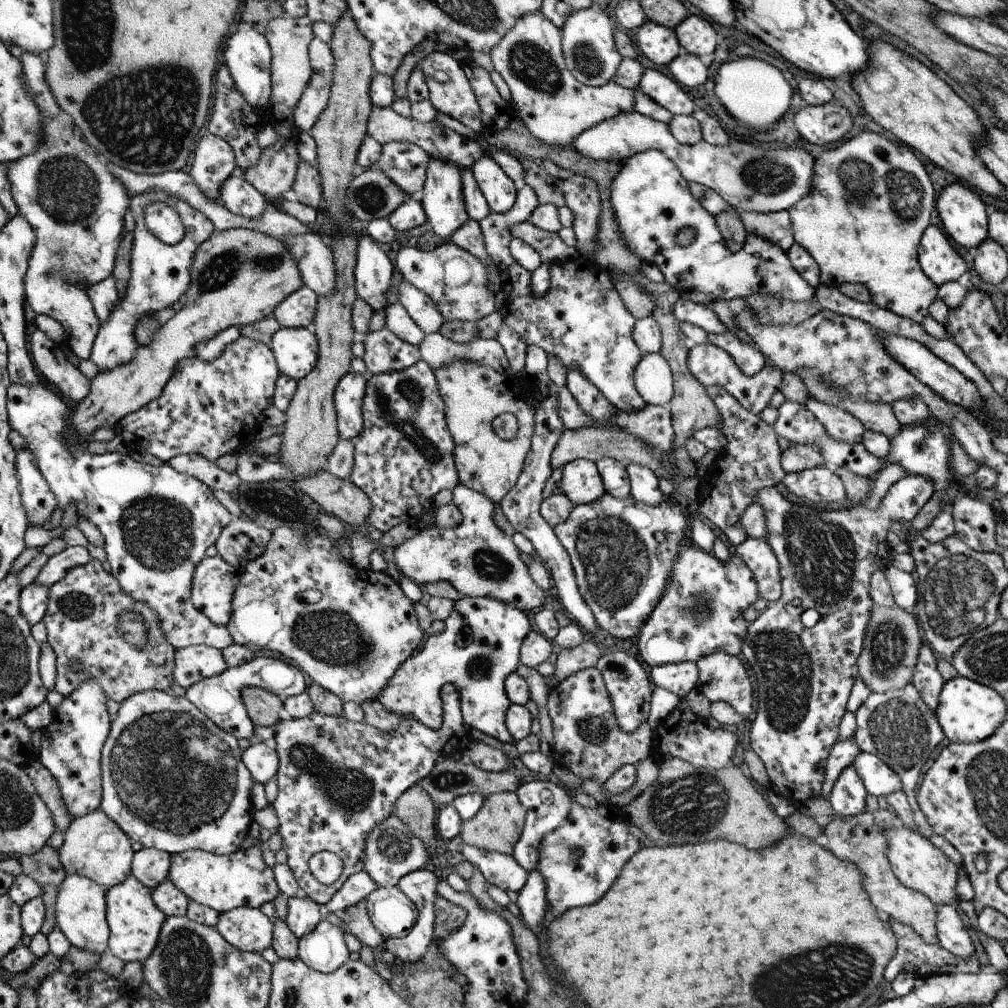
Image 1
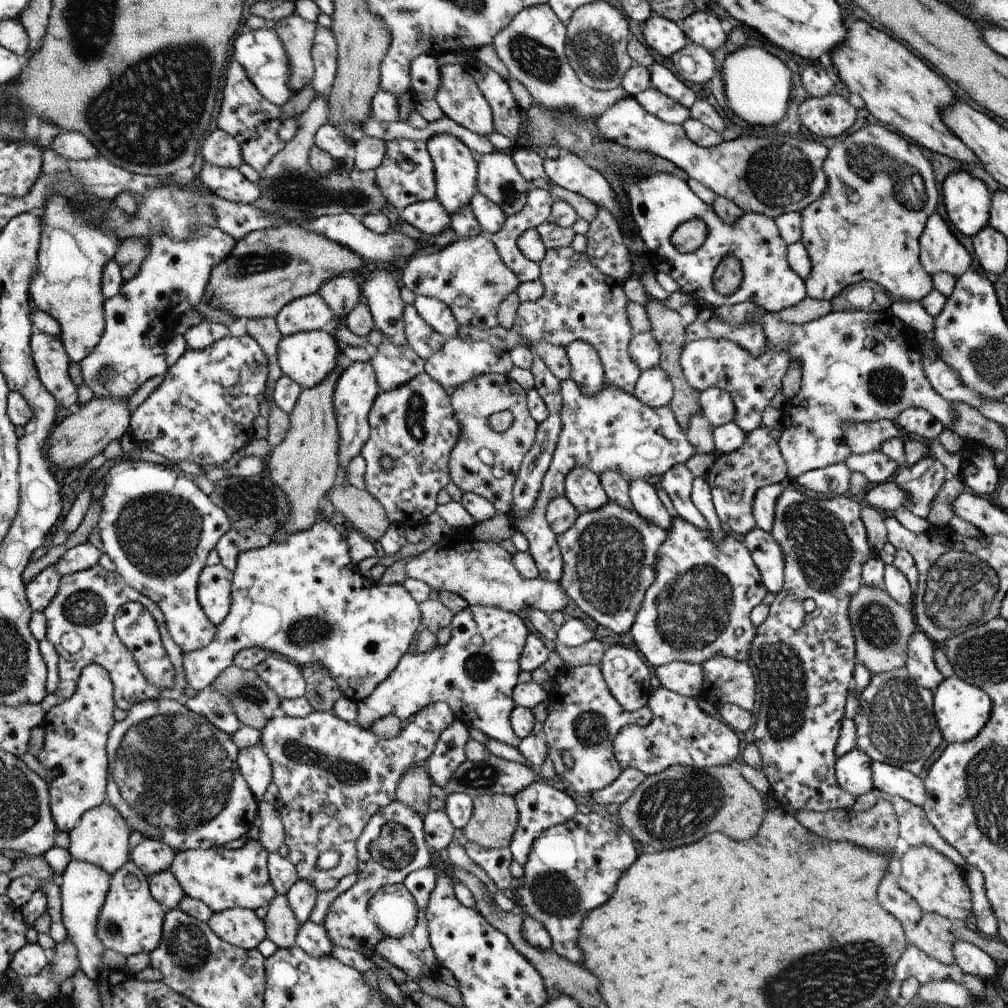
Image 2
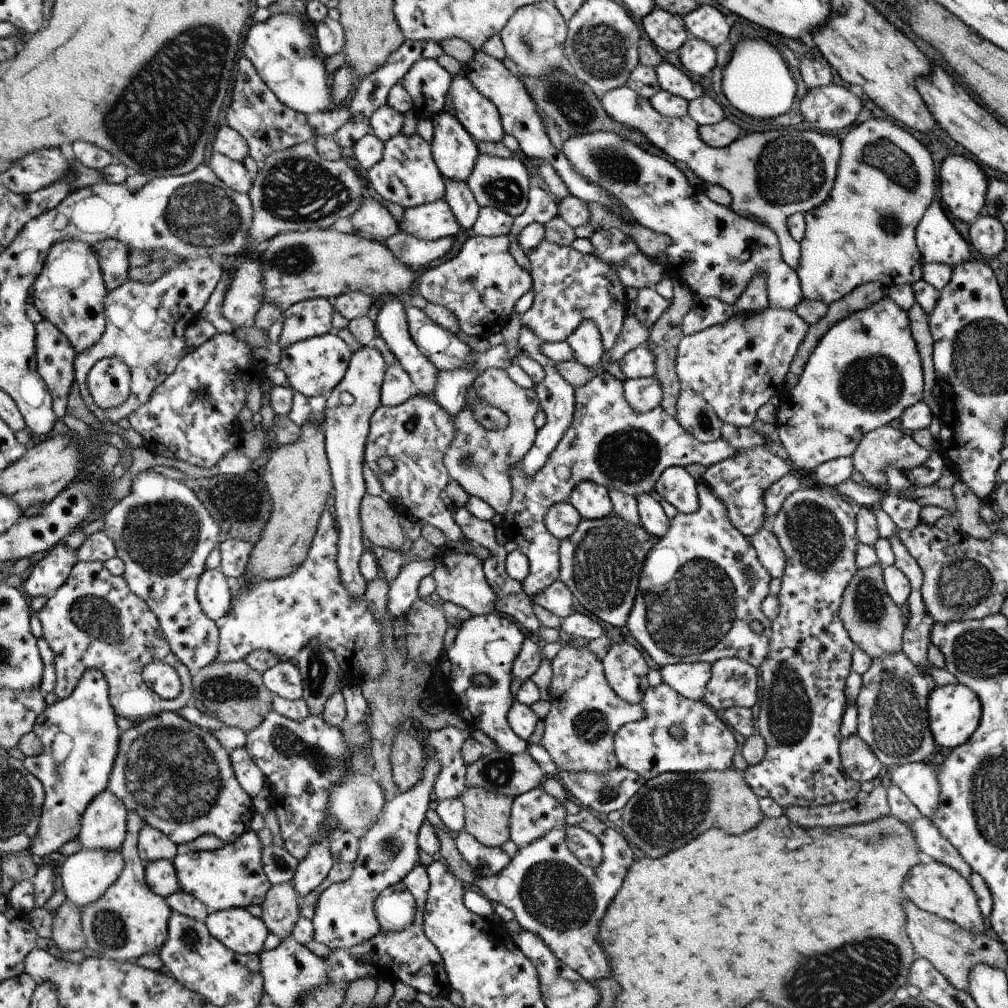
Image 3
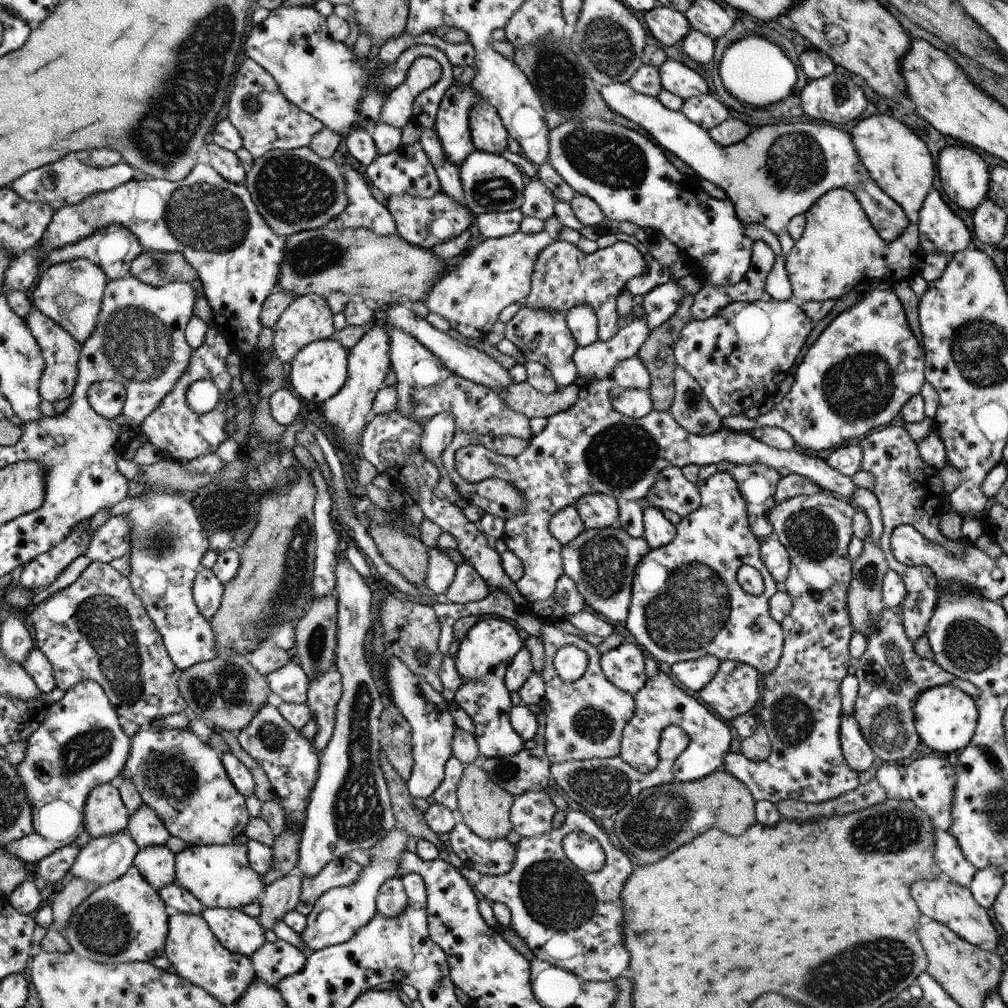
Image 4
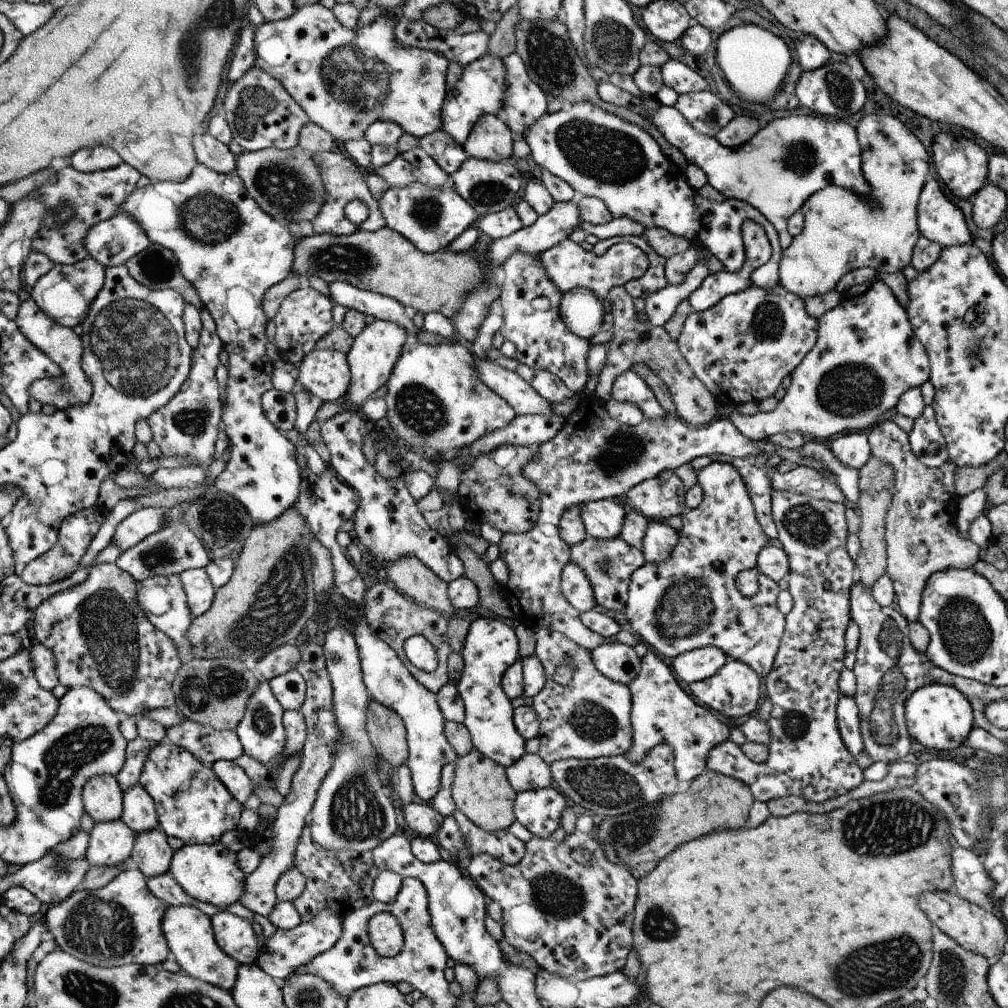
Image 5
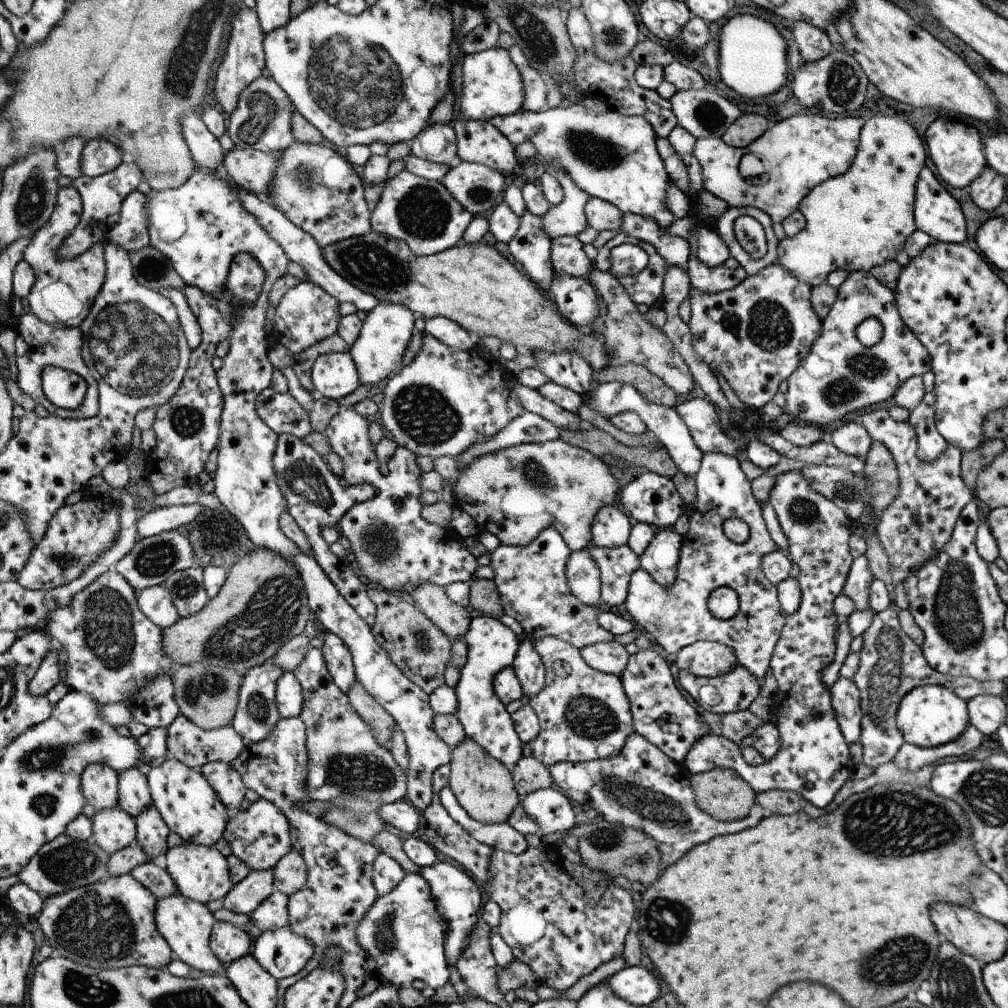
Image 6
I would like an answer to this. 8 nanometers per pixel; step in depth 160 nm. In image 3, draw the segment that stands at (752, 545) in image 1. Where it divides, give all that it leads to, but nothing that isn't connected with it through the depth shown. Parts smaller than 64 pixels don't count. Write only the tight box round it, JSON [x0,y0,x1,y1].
[750,527,787,578]

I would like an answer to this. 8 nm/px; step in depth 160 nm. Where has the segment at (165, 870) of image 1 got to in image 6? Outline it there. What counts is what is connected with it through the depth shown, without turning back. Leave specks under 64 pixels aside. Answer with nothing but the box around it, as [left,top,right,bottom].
[117,767,152,818]

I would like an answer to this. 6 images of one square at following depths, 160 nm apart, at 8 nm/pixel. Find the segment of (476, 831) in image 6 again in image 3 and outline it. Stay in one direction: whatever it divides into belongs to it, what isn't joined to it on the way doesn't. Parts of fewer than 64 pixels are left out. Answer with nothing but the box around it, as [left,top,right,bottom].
[455,830,511,876]

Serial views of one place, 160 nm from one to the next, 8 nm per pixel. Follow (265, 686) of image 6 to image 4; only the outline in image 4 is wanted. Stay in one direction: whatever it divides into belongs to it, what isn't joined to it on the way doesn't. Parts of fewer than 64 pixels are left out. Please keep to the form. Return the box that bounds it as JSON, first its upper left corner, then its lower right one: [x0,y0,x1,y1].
[236,702,320,827]

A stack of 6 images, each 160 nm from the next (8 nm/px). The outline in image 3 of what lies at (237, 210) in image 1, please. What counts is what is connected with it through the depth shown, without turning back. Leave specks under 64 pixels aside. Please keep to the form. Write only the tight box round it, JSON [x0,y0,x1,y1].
[209,153,254,193]

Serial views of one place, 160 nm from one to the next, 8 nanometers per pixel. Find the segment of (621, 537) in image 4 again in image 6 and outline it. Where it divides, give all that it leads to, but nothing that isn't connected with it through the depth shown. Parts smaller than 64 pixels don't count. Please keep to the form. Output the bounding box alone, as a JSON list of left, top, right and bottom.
[590,544,641,606]

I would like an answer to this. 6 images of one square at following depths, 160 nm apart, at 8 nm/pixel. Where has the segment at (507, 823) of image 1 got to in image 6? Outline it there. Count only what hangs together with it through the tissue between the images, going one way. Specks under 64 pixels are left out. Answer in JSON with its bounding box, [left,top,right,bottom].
[448,737,521,823]

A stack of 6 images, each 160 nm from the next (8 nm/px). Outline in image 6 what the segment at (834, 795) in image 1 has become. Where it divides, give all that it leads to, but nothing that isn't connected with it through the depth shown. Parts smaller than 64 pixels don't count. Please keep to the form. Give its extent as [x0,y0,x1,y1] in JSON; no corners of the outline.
[830,677,863,744]

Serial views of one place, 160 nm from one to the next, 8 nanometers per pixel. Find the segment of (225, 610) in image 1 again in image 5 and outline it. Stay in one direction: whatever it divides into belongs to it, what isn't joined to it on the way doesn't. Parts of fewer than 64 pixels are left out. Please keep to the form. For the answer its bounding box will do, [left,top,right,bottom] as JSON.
[179,567,217,616]

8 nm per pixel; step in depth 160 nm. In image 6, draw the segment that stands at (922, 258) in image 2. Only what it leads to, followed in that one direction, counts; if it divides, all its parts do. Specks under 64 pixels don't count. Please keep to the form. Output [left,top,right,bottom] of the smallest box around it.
[914,165,967,244]

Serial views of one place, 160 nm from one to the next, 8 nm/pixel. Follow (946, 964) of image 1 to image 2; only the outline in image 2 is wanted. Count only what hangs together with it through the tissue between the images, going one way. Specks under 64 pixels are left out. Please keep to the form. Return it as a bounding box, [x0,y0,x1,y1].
[887,945,985,1004]

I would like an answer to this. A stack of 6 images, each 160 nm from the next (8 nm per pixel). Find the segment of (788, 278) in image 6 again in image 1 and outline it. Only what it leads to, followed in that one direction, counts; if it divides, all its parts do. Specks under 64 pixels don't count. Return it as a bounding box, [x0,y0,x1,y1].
[688,344,782,415]

